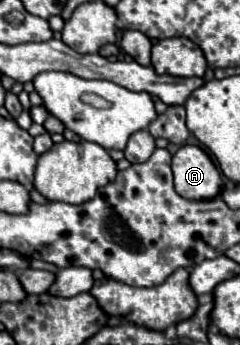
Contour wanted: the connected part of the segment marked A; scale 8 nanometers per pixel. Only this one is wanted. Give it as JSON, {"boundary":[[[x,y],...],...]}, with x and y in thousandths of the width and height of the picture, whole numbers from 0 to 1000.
{"boundary":[[[758,423],[717,452],[725,545],[775,580],[875,580],[917,562],[925,516],[875,452],[833,423]]]}

